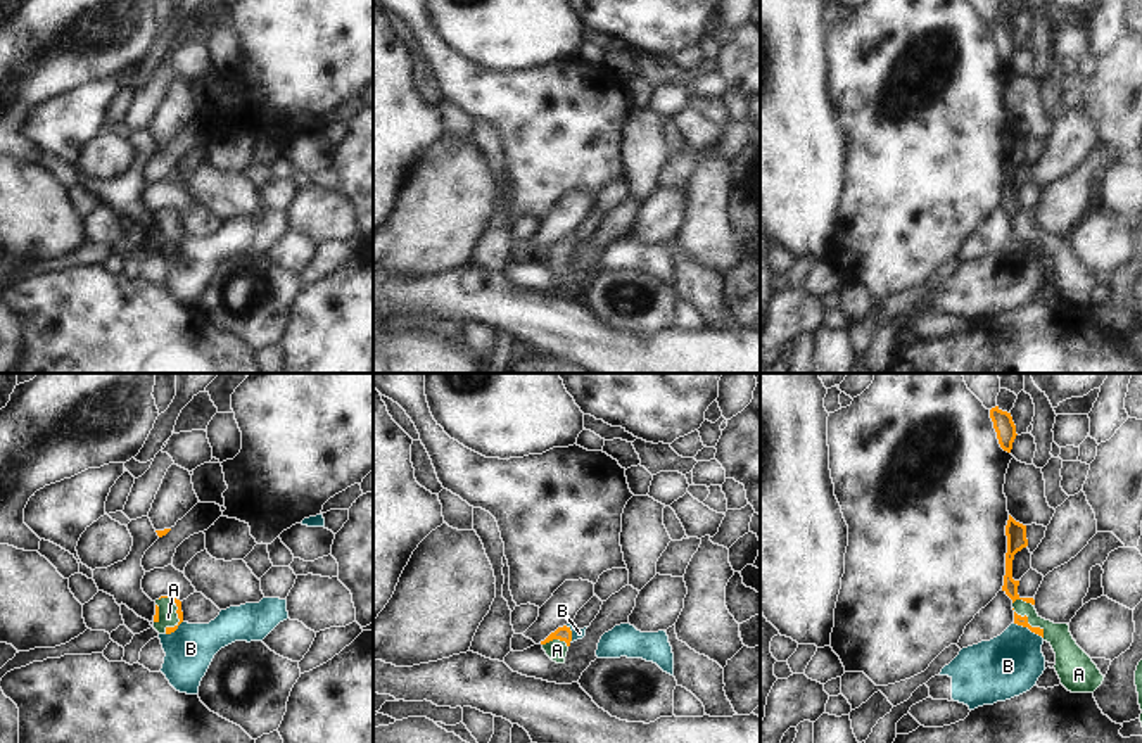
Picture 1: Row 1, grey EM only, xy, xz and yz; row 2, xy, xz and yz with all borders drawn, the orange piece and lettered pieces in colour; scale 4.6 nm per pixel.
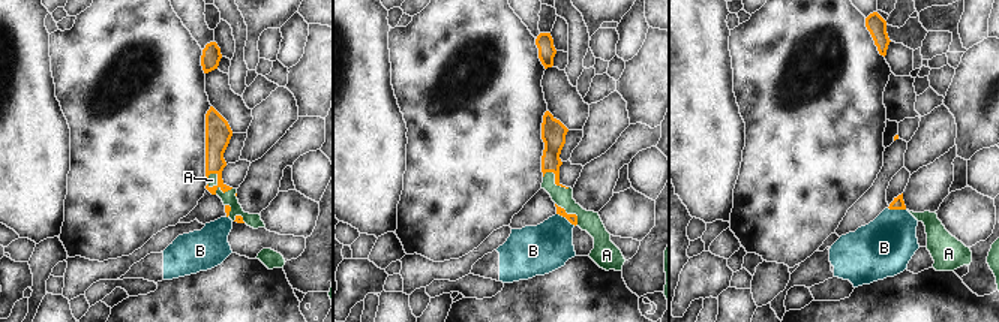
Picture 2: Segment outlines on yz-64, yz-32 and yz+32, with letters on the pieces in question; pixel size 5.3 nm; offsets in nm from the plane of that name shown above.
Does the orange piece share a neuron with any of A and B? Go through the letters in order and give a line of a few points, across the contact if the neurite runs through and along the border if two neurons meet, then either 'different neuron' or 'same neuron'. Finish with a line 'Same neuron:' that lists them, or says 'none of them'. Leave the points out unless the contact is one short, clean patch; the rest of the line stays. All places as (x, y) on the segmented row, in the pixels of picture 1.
A: line xy (178, 603), (178, 617), (168, 617); same neuron
B: line yz (1015, 622), (1042, 638); different neuron
Same neuron: A

